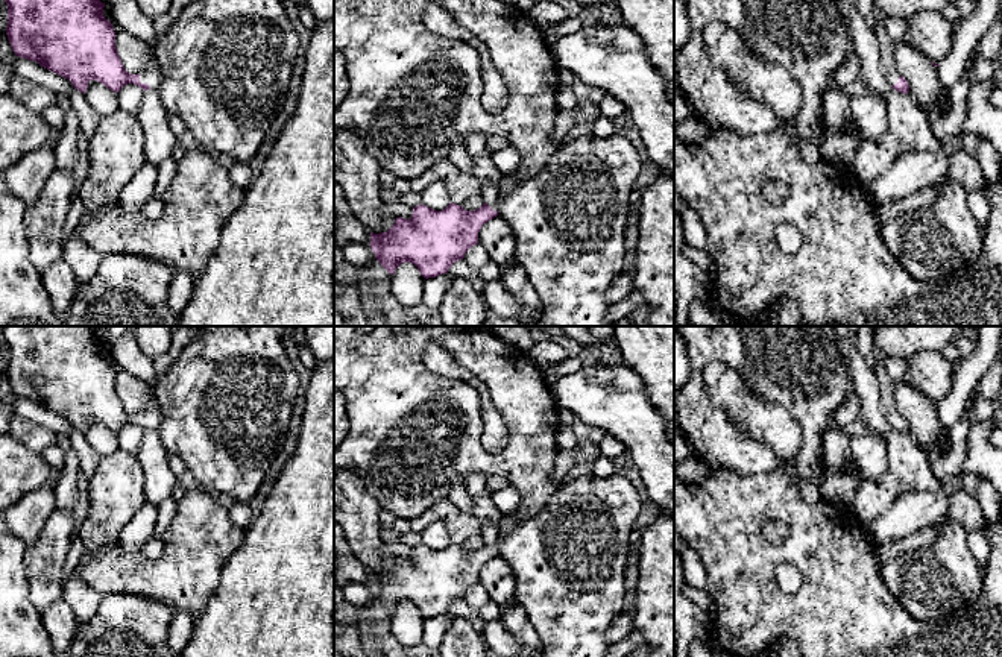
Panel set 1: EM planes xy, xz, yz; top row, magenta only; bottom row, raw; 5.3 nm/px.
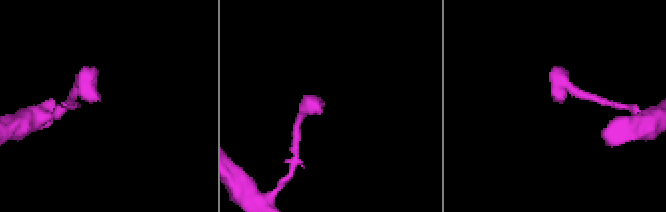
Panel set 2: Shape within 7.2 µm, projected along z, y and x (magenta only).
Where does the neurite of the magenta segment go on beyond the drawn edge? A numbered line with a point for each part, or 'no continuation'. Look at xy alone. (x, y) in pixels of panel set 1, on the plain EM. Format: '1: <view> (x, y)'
1: xy (154, 416)

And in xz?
1: xz (509, 521)

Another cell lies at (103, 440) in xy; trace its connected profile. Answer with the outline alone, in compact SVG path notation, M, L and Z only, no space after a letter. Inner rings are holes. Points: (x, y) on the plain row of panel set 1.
M97 420L88 422L85 439L91 445L91 448L97 451L102 457L118 451L117 432L111 431Z

